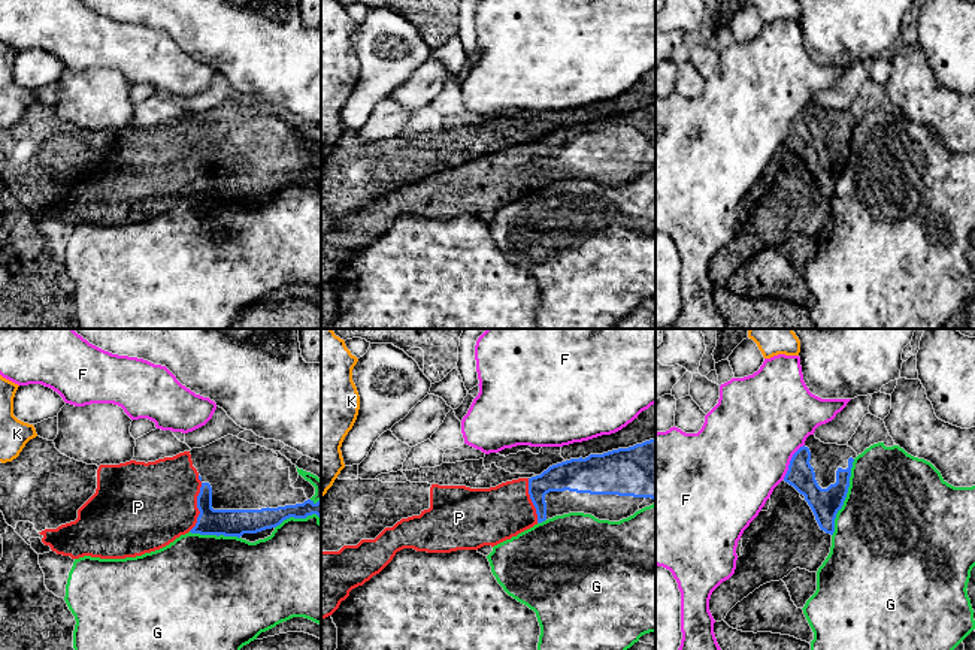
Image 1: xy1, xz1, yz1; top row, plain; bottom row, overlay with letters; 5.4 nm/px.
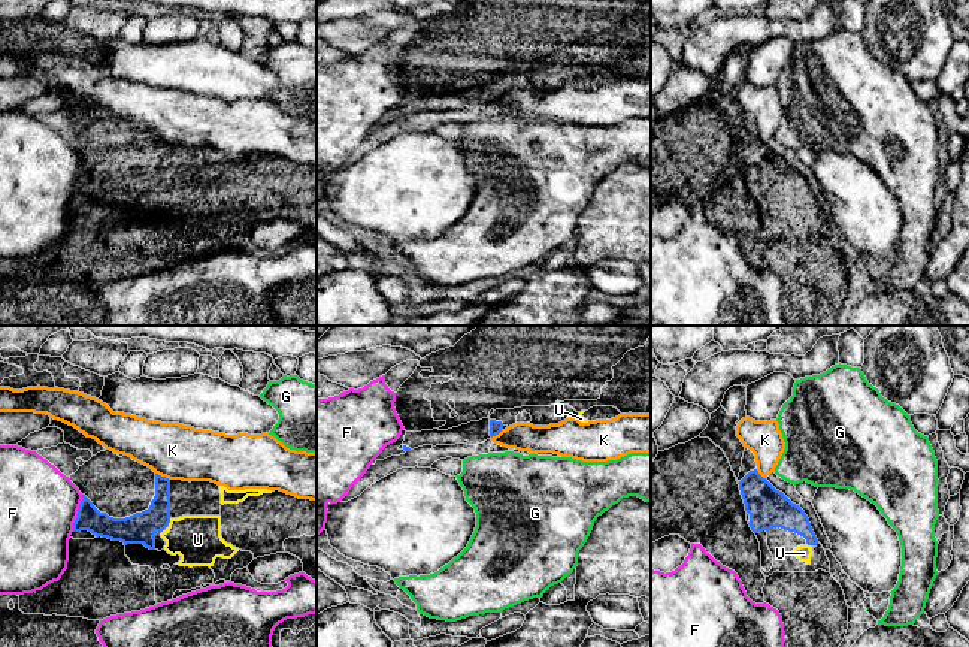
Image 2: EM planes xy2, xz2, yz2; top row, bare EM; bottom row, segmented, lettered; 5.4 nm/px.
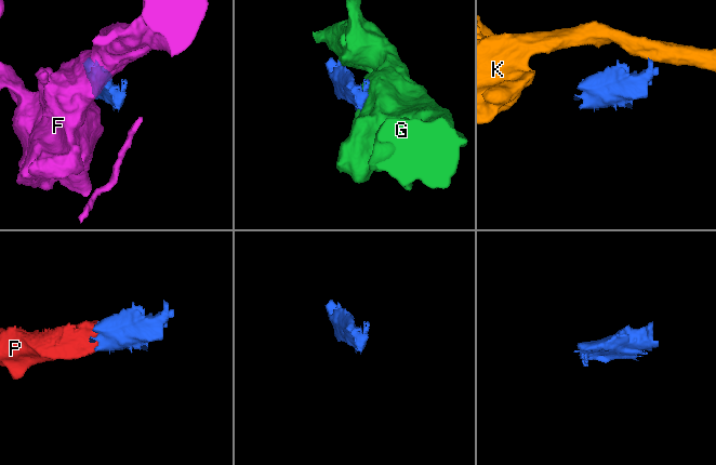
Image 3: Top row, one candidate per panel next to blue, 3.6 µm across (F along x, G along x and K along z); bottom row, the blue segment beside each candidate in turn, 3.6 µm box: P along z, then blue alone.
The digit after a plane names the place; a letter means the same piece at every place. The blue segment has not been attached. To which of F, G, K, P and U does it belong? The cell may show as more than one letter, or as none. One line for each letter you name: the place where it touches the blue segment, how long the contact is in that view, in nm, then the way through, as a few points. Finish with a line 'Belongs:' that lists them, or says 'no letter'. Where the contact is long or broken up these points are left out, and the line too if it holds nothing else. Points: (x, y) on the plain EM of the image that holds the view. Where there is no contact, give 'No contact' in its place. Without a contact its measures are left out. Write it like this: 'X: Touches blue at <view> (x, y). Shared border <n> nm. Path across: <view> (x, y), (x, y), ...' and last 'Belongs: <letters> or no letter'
P: Touches blue at xy1 (197, 169). Shared border 300 nm
U: Touches blue at xy2 (169, 187). Shared border 40 nm. Path across: xy2 (141, 193), (148, 187), (169, 187), (185, 200), (197, 205)
Belongs: P, U

